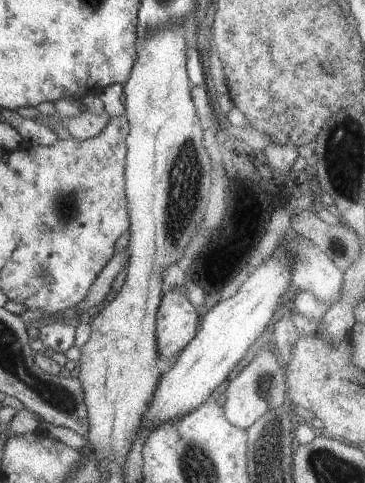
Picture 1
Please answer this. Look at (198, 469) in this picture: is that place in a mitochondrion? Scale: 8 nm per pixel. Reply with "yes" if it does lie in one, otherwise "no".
yes

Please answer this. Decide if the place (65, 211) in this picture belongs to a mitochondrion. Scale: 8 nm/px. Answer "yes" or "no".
yes

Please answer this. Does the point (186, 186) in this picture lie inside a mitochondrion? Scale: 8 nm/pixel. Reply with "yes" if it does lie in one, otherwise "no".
yes

